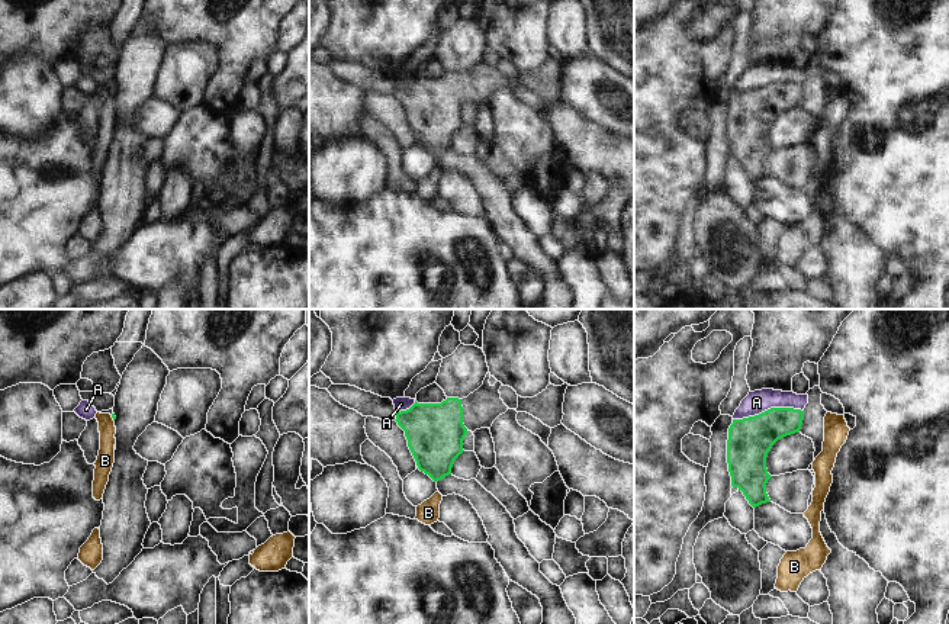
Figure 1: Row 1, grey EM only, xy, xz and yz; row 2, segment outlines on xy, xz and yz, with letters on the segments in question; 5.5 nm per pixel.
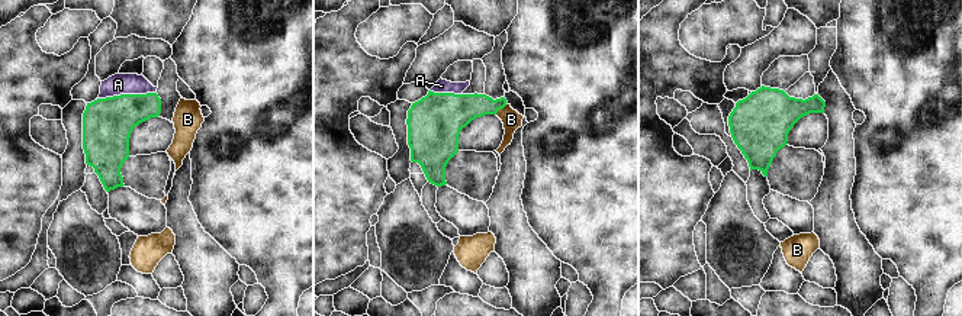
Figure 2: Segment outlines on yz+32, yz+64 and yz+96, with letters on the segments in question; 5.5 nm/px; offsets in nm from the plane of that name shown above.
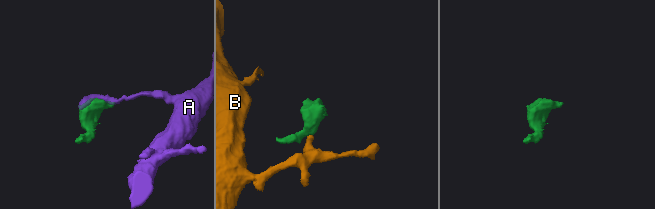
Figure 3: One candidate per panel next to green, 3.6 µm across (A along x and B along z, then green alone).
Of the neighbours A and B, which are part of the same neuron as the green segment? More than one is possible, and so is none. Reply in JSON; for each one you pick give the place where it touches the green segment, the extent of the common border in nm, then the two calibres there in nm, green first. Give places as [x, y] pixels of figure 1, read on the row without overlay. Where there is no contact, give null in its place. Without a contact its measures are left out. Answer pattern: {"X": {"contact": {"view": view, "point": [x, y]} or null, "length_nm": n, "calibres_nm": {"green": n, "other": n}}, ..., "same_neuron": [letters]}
{"B": {"contact": {"view": "xy", "point": [112, 92]}, "length_nm": 40, "calibres_nm": {"green": 20, "other": 100}}, "same_neuron": ["B"]}

